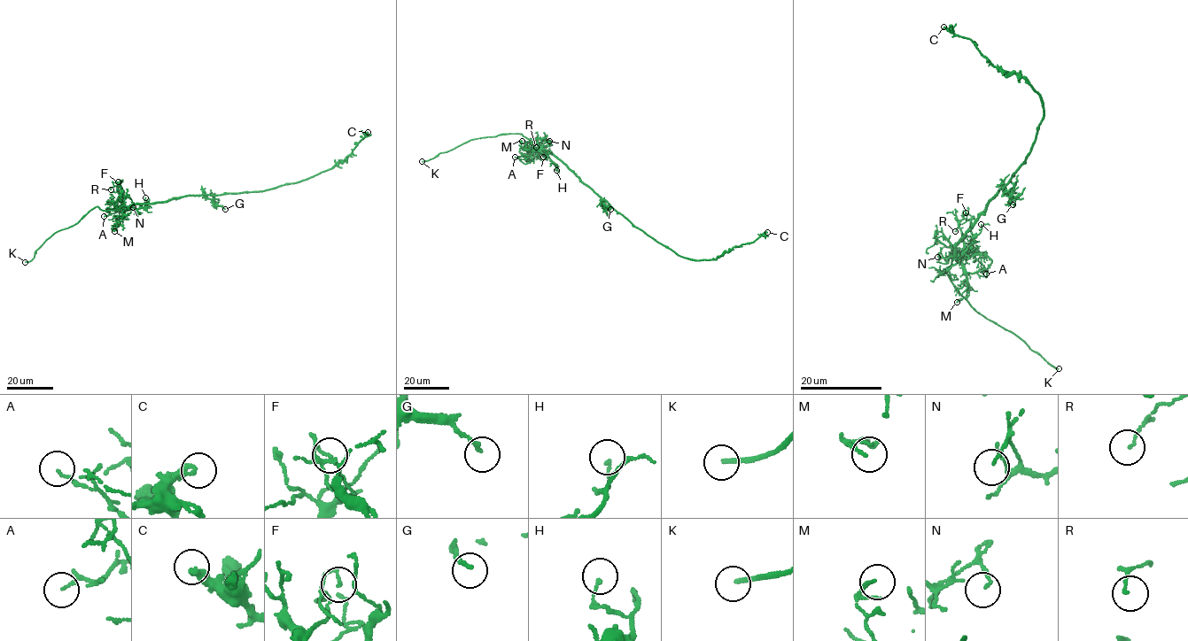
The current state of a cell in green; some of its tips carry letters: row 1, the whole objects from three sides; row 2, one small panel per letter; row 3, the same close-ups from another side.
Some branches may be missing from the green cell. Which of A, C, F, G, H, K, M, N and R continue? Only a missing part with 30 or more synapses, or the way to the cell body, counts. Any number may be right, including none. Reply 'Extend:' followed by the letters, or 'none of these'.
Extend: K

